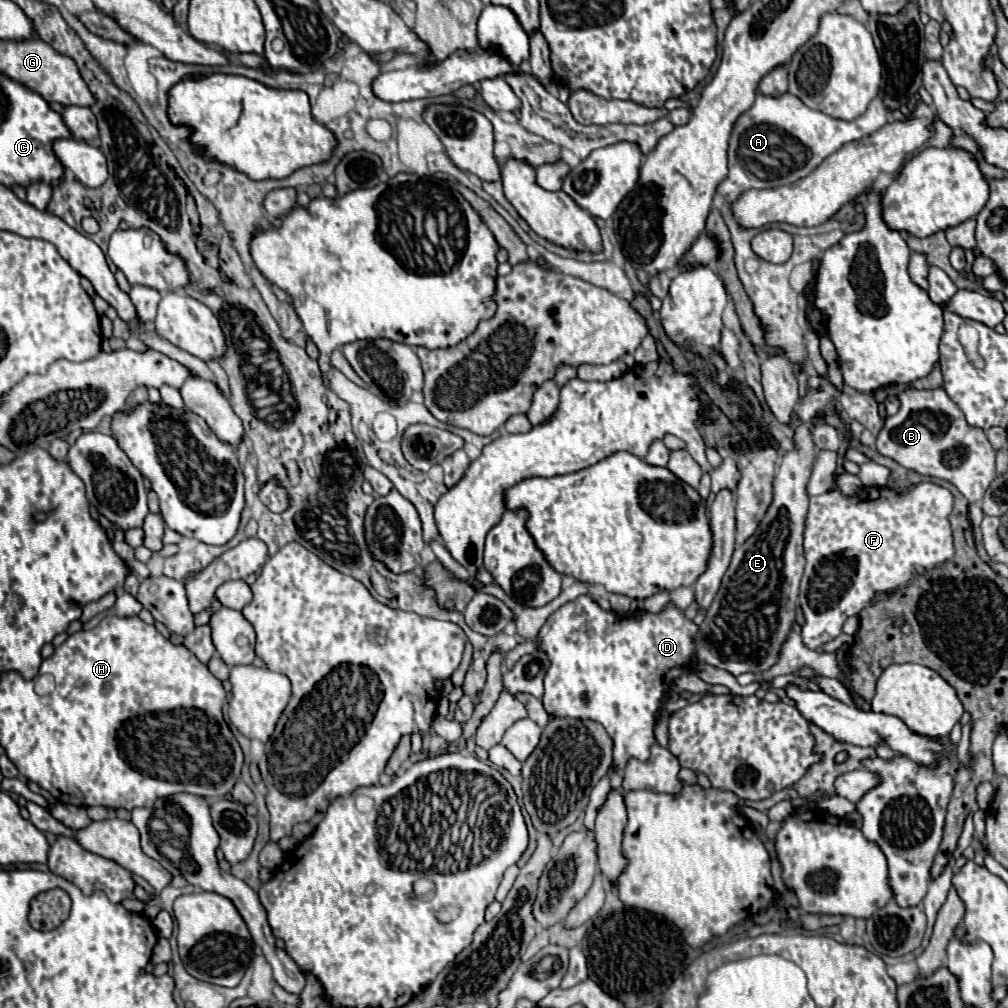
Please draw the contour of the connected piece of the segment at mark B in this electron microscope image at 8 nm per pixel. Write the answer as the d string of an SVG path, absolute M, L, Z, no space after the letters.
M943 387L939 389L929 389L929 391L919 391L919 389L907 389L901 393L901 407L895 415L885 417L885 423L877 435L877 451L883 457L895 459L899 465L913 469L921 475L931 475L939 477L945 481L951 481L959 493L969 501L969 503L979 503L985 495L985 489L989 483L997 477L995 473L995 449L991 447L987 435L979 427L971 427L965 421L965 415L961 409L951 401L951 397L945 393Z

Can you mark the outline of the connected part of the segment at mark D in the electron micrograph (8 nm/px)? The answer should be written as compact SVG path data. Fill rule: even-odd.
M589 595L577 597L569 605L563 605L559 611L555 611L537 635L539 649L551 659L551 667L545 675L543 695L547 713L555 717L593 719L601 723L613 737L613 761L619 771L627 765L629 757L647 761L649 749L655 743L653 727L661 709L661 699L673 681L691 667L693 633L697 633L697 625L685 619L683 611L679 611L673 603L669 603L667 609L659 615L643 611L639 617L633 617L631 613L617 615L613 611L603 611ZM583 693L587 693L587 701L581 699Z

